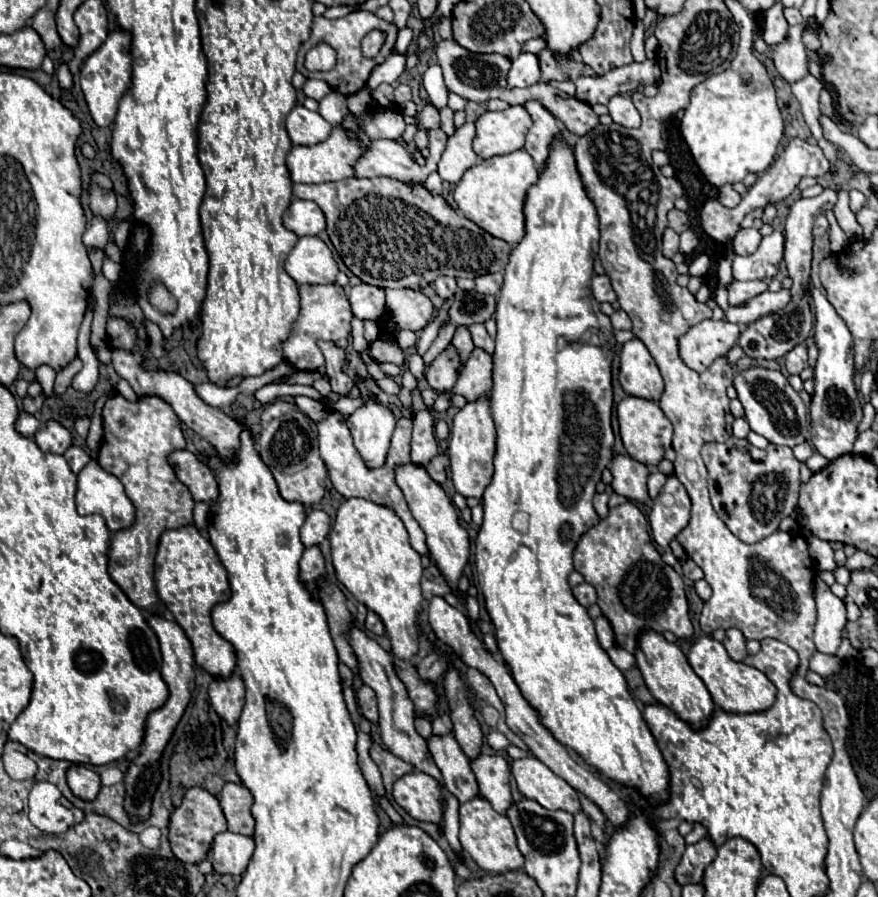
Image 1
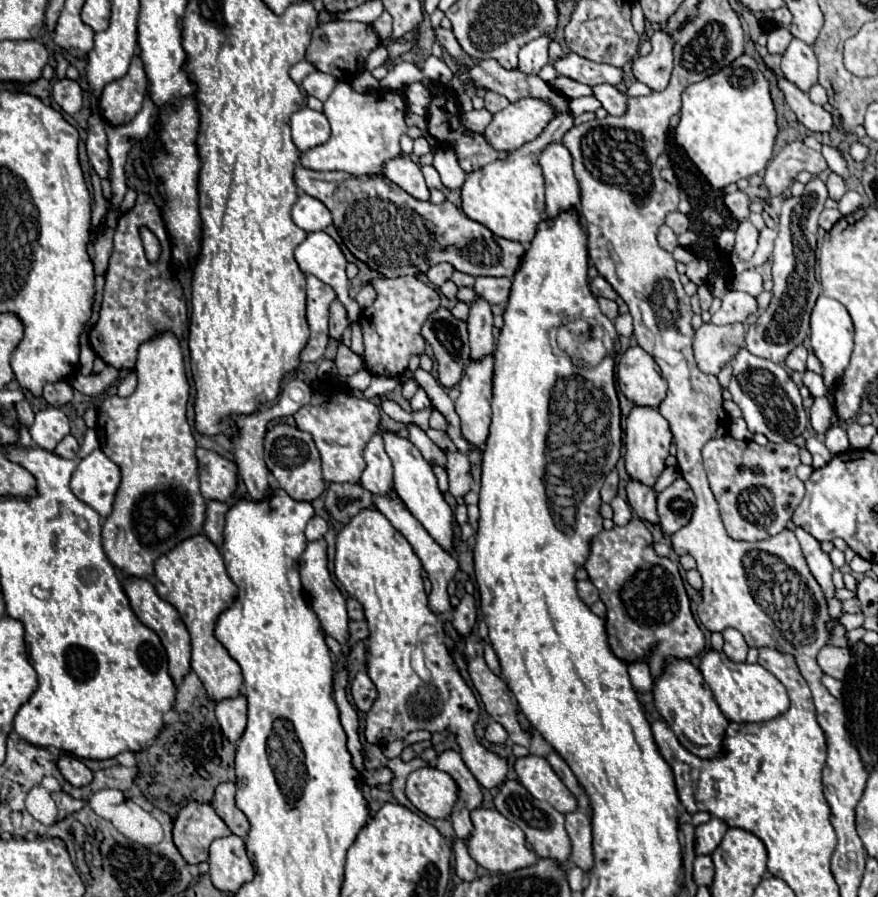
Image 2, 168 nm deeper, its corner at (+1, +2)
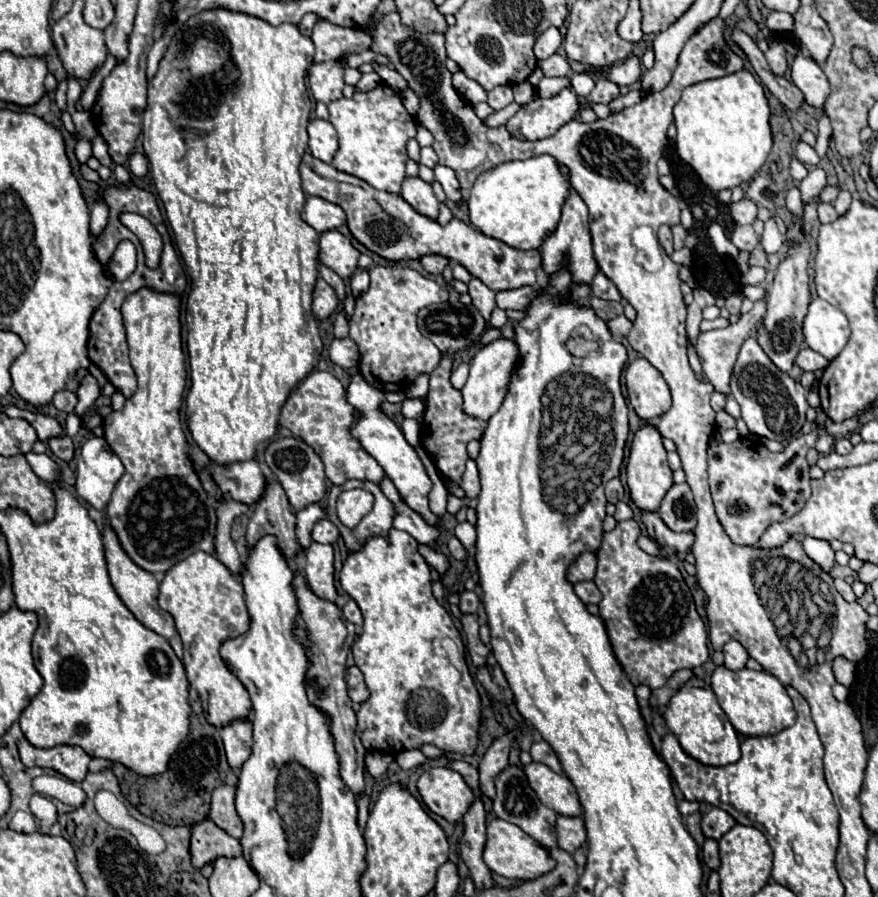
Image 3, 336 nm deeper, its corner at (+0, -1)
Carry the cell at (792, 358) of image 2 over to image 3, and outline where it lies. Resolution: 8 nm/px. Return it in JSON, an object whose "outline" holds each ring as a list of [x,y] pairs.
{"outline":[[[803,348],[797,358],[795,358],[795,366],[799,366],[801,370],[805,372],[813,372],[813,370],[819,370],[819,368],[825,368],[829,364],[829,360],[825,360],[821,354],[813,352],[811,348]]]}

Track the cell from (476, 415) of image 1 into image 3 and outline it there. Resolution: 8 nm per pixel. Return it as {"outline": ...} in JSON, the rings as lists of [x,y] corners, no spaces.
{"outline":[[[497,338],[491,344],[485,344],[479,348],[479,352],[471,360],[471,370],[465,386],[461,388],[463,394],[463,410],[467,416],[473,416],[477,420],[489,420],[501,406],[501,400],[505,398],[509,376],[513,372],[513,364],[517,364],[517,346],[513,340]]]}

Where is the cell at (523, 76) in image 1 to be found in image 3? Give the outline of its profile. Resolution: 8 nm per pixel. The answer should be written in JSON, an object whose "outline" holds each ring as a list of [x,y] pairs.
{"outline":[[[549,28],[549,30],[545,30],[545,32],[537,38],[537,42],[535,42],[535,46],[533,46],[535,58],[537,58],[537,60],[545,60],[545,58],[549,58],[551,54],[555,54],[559,46],[561,46],[561,32],[559,32],[557,28]]]}

